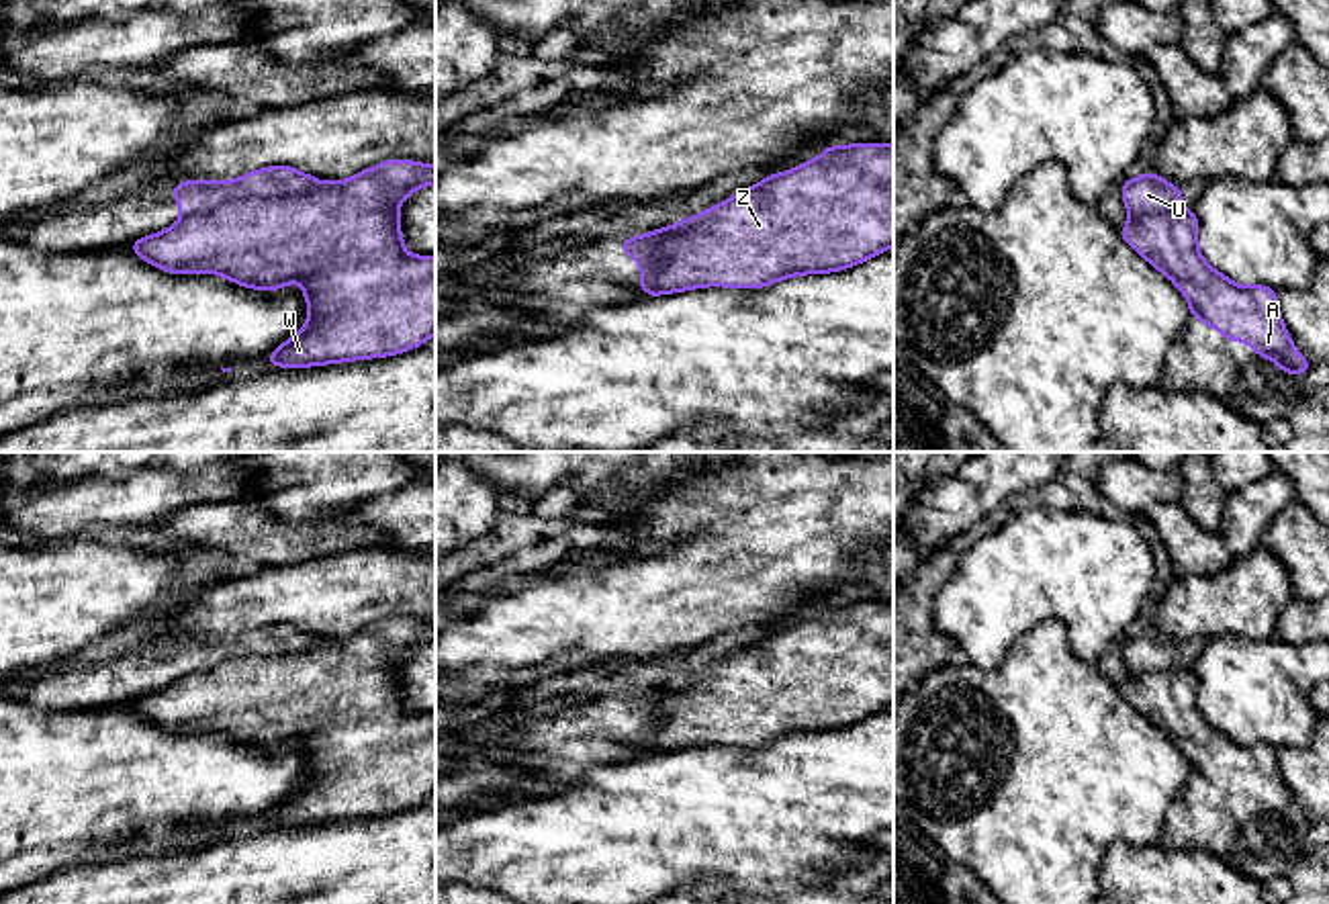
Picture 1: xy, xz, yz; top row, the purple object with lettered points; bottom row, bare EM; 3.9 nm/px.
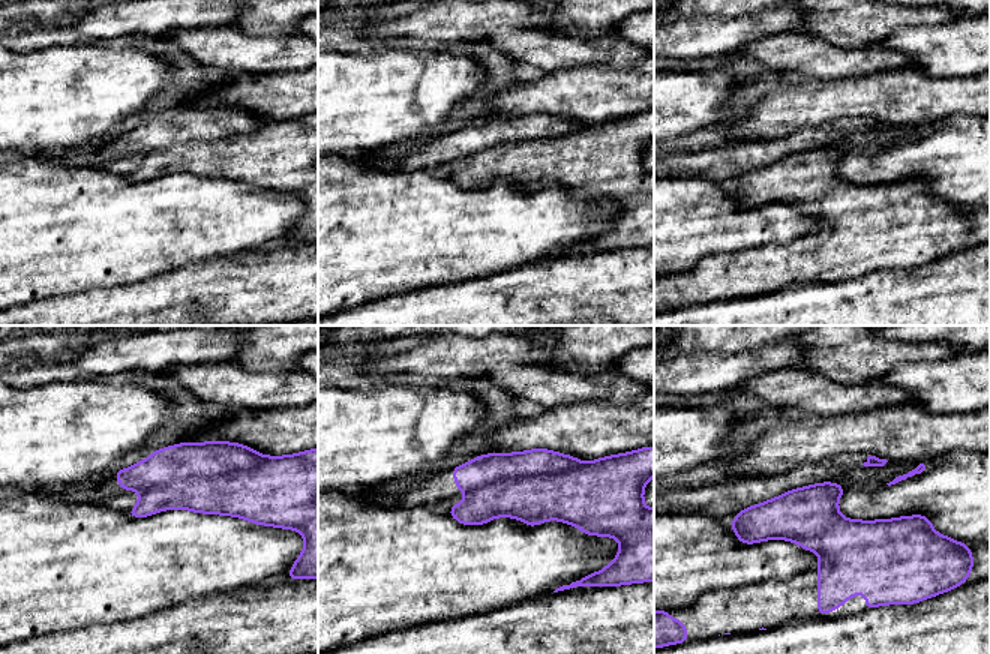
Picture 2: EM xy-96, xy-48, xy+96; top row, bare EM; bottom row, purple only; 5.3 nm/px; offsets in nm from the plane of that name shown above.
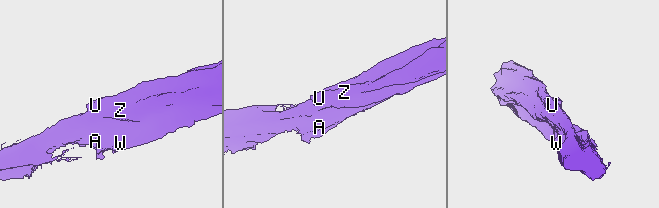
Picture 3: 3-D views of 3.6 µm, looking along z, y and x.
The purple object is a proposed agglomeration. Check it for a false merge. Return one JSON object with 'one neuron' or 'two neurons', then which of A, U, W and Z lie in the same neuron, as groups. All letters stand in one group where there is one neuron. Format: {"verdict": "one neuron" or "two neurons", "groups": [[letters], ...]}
{"verdict": "two neurons", "groups": [["A", "W", "Z"], ["U"]]}

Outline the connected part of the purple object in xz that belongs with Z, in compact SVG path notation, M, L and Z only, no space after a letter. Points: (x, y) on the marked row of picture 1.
M893 143L889 145L828 145L818 157L799 164L783 174L769 174L763 182L738 190L732 198L671 225L673 237L658 247L658 258L652 266L650 278L640 286L648 297L693 290L701 286L730 286L730 288L763 288L773 282L799 274L828 274L857 266L889 247L893 247Z

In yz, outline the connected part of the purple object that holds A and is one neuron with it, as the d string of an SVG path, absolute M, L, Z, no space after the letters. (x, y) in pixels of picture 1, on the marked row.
M1184 207L1131 219L1120 237L1186 297L1190 317L1215 325L1227 342L1247 342L1259 358L1272 358L1284 374L1309 372L1313 364L1294 352L1284 327L1278 292L1241 286L1210 268L1198 250L1198 217Z

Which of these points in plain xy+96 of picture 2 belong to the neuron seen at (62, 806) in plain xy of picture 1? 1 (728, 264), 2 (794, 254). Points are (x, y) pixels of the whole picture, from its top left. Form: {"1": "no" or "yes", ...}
{"1": "no", "2": "no"}

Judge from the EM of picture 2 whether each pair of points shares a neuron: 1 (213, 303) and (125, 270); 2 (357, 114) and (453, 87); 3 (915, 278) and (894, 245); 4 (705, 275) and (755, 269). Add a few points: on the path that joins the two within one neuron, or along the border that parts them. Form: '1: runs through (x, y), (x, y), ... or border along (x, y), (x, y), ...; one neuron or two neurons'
1: border along (180, 266), (113, 285); two neurons
2: runs through (381, 99), (392, 95), (416, 95), (429, 87); one neuron
3: border along (942, 255), (917, 266), (884, 267), (875, 272); two neurons
4: runs through (717, 275), (743, 275); one neuron

